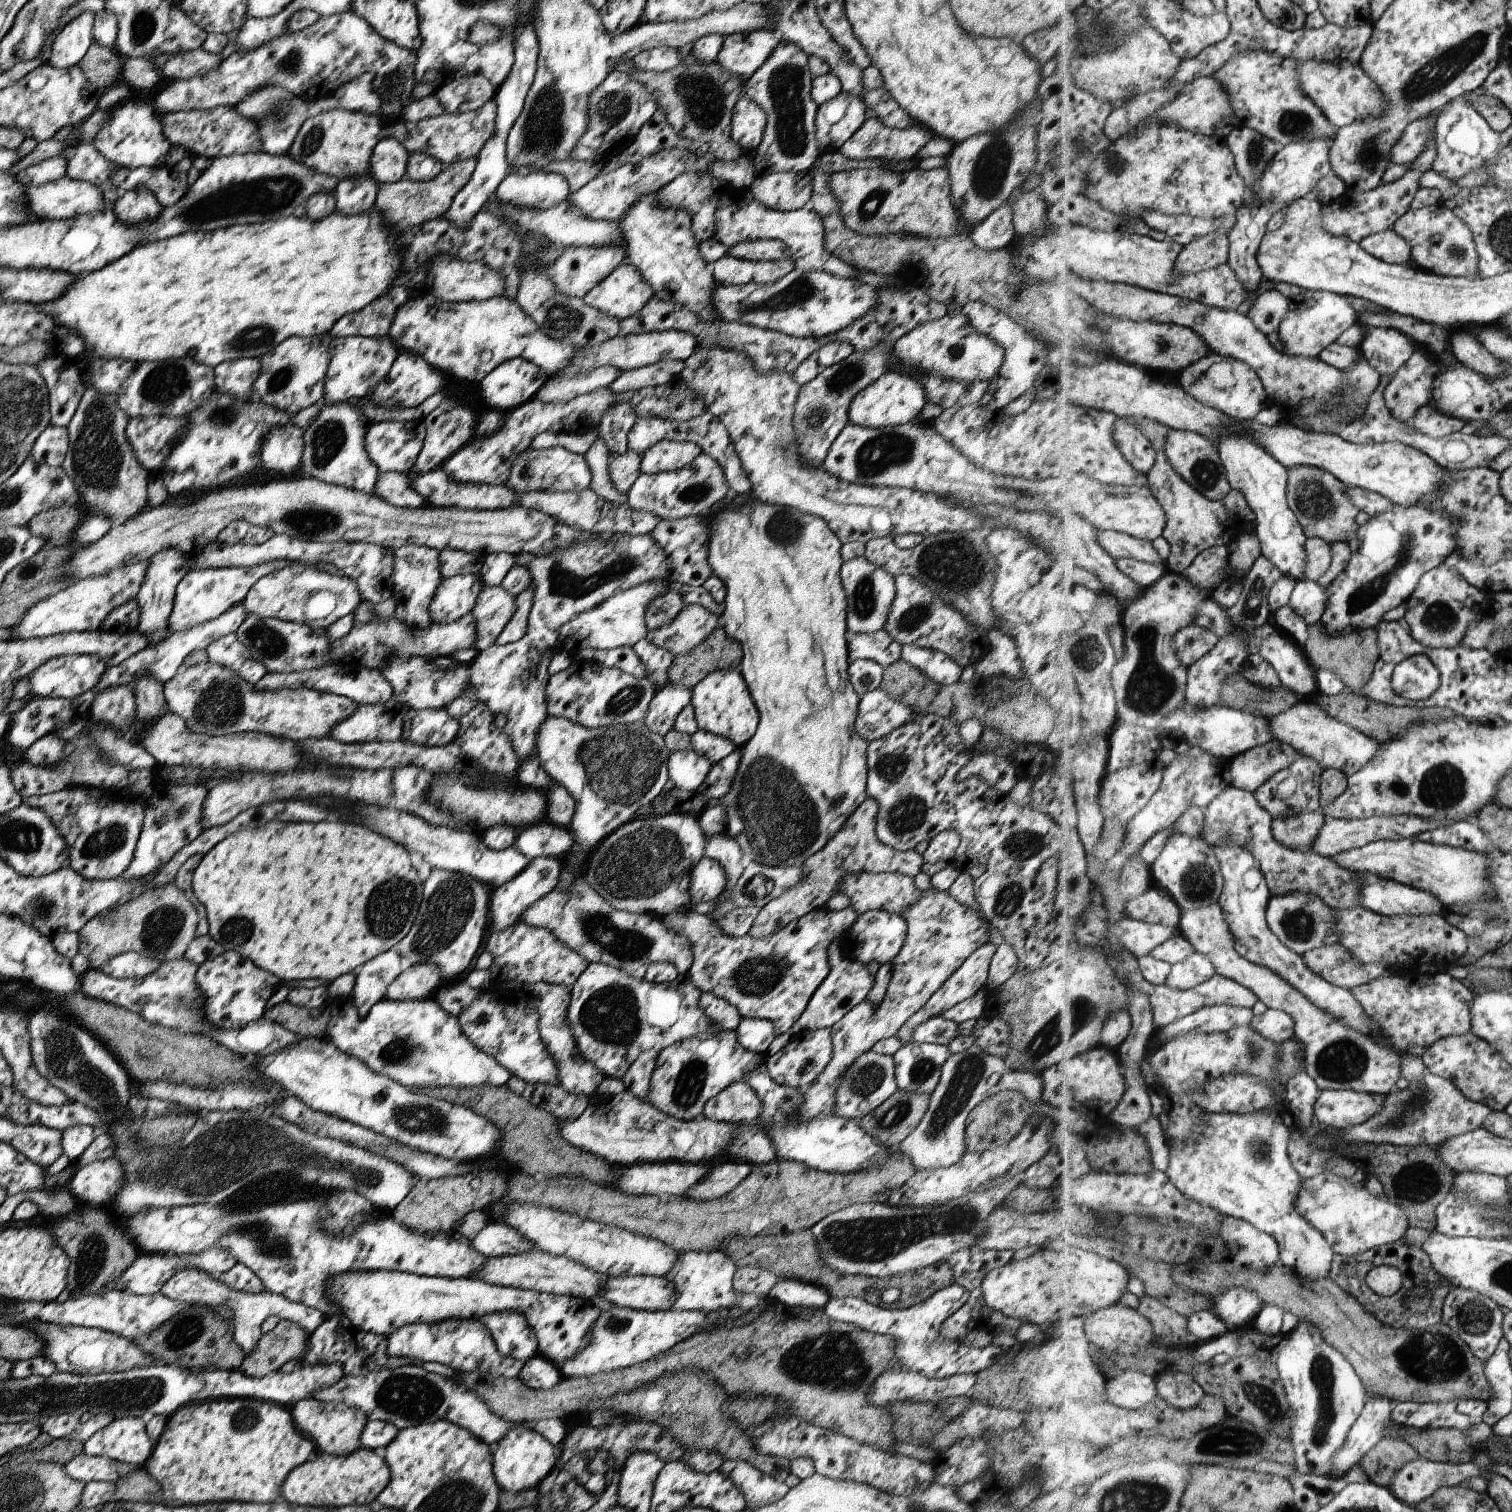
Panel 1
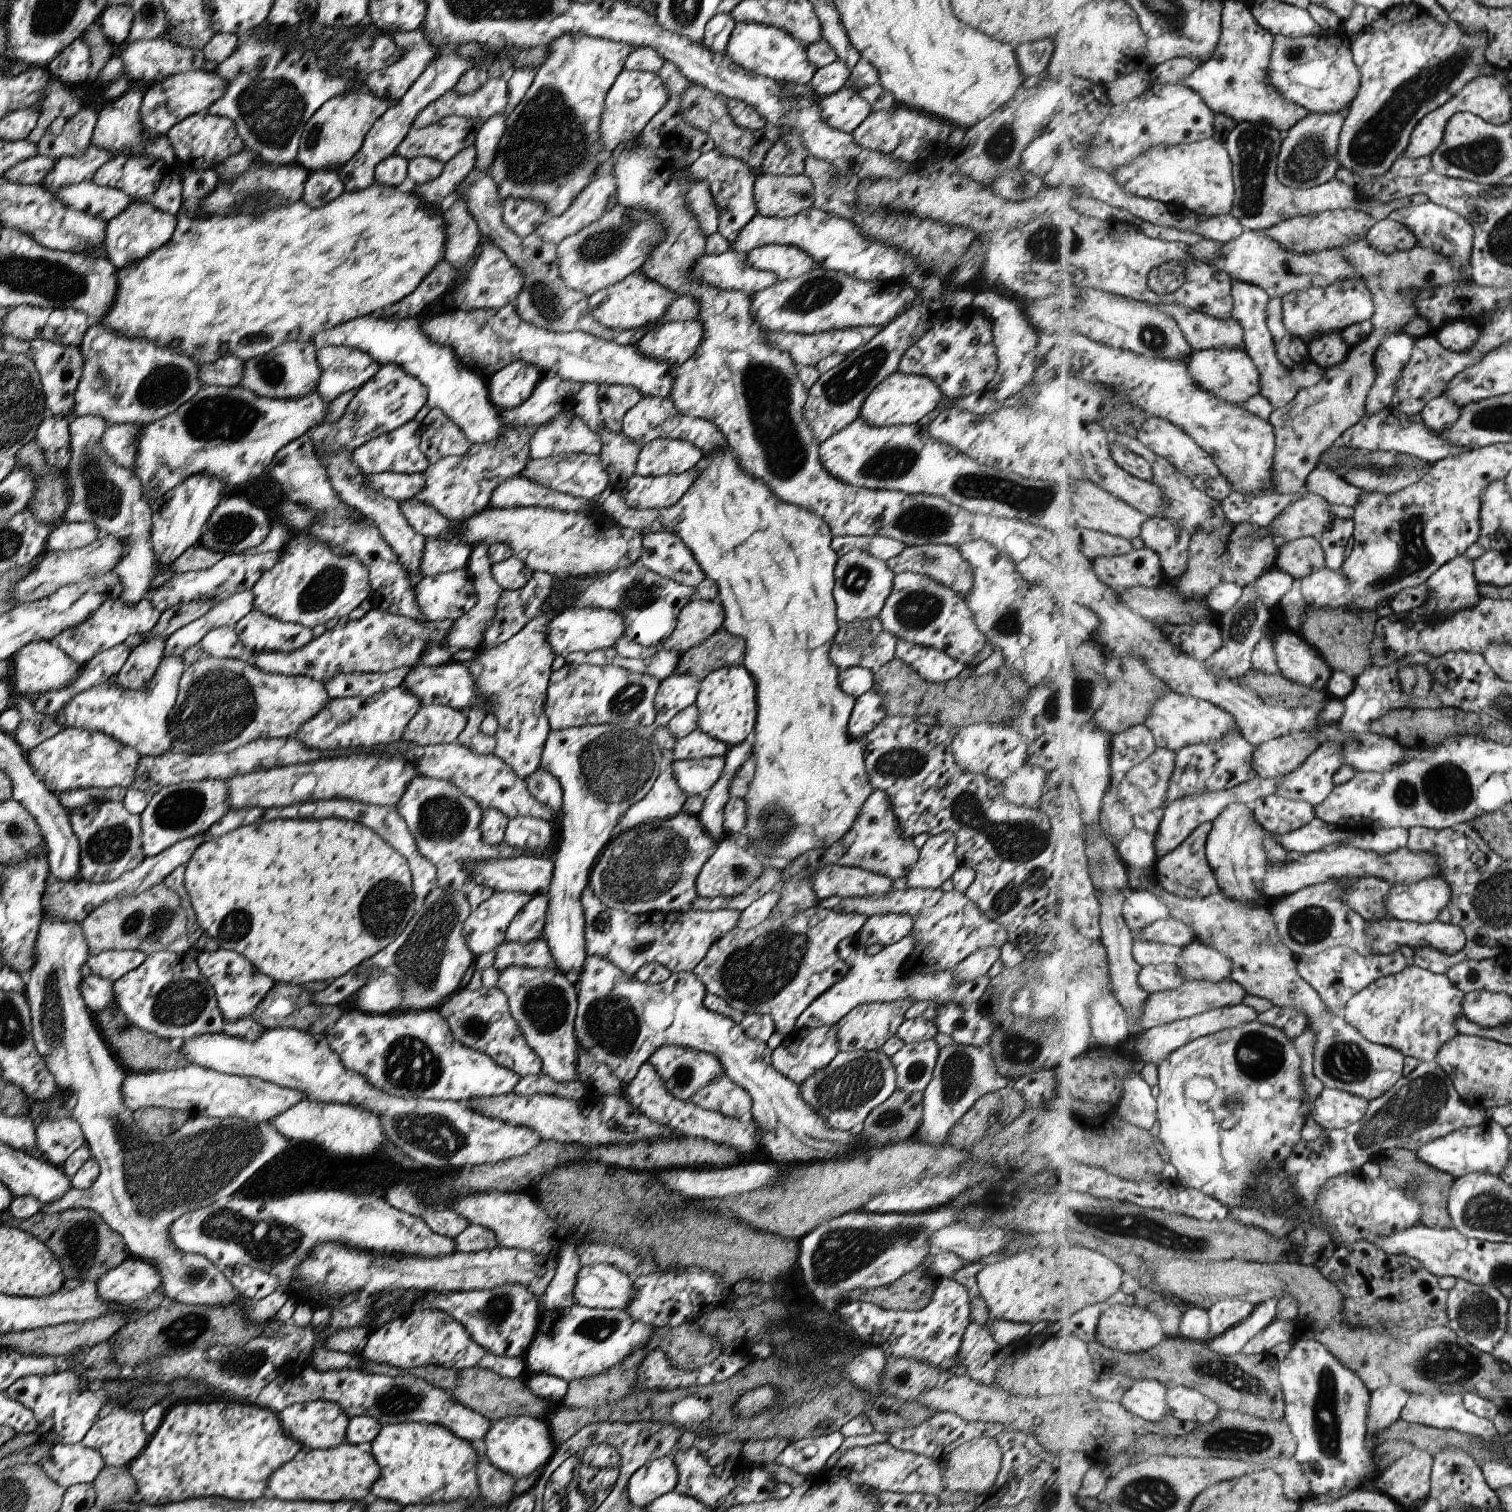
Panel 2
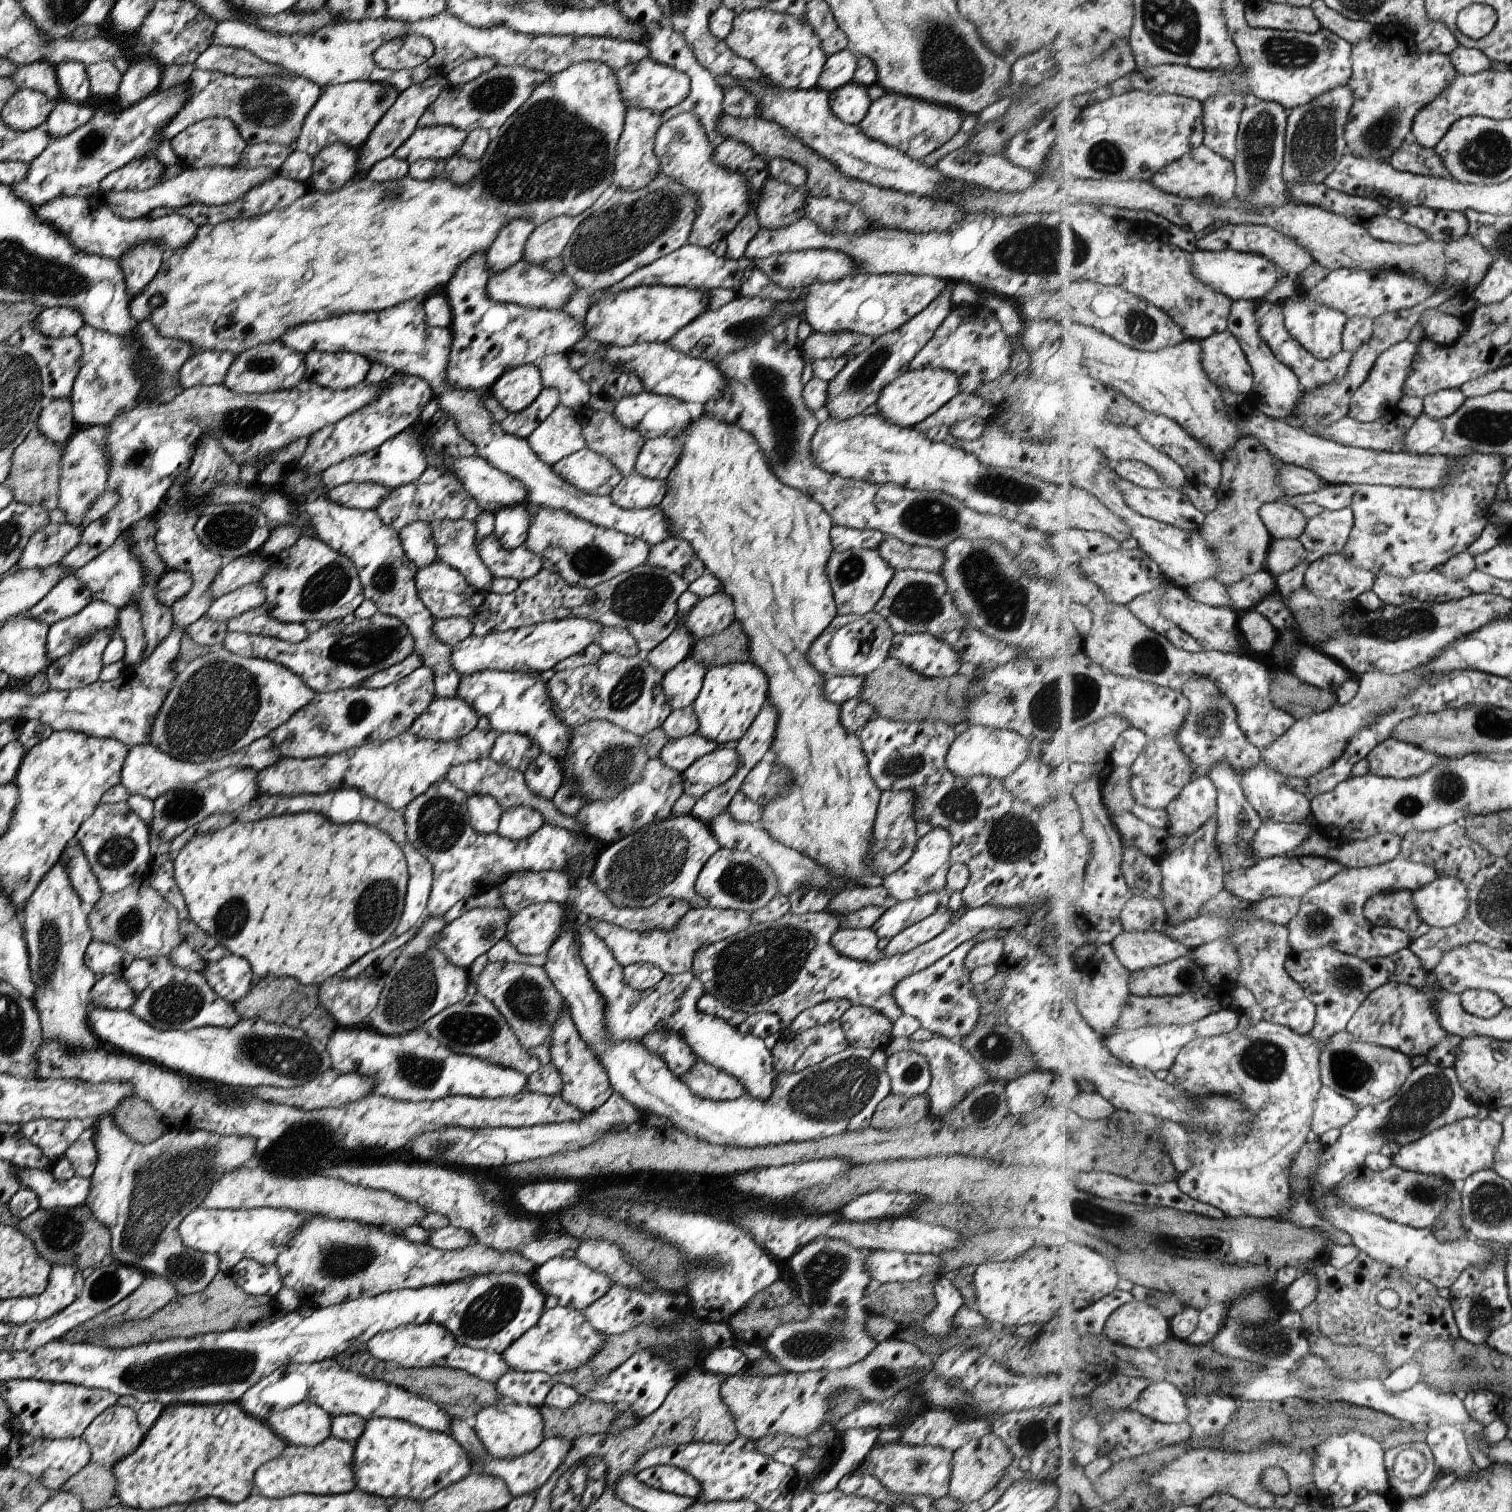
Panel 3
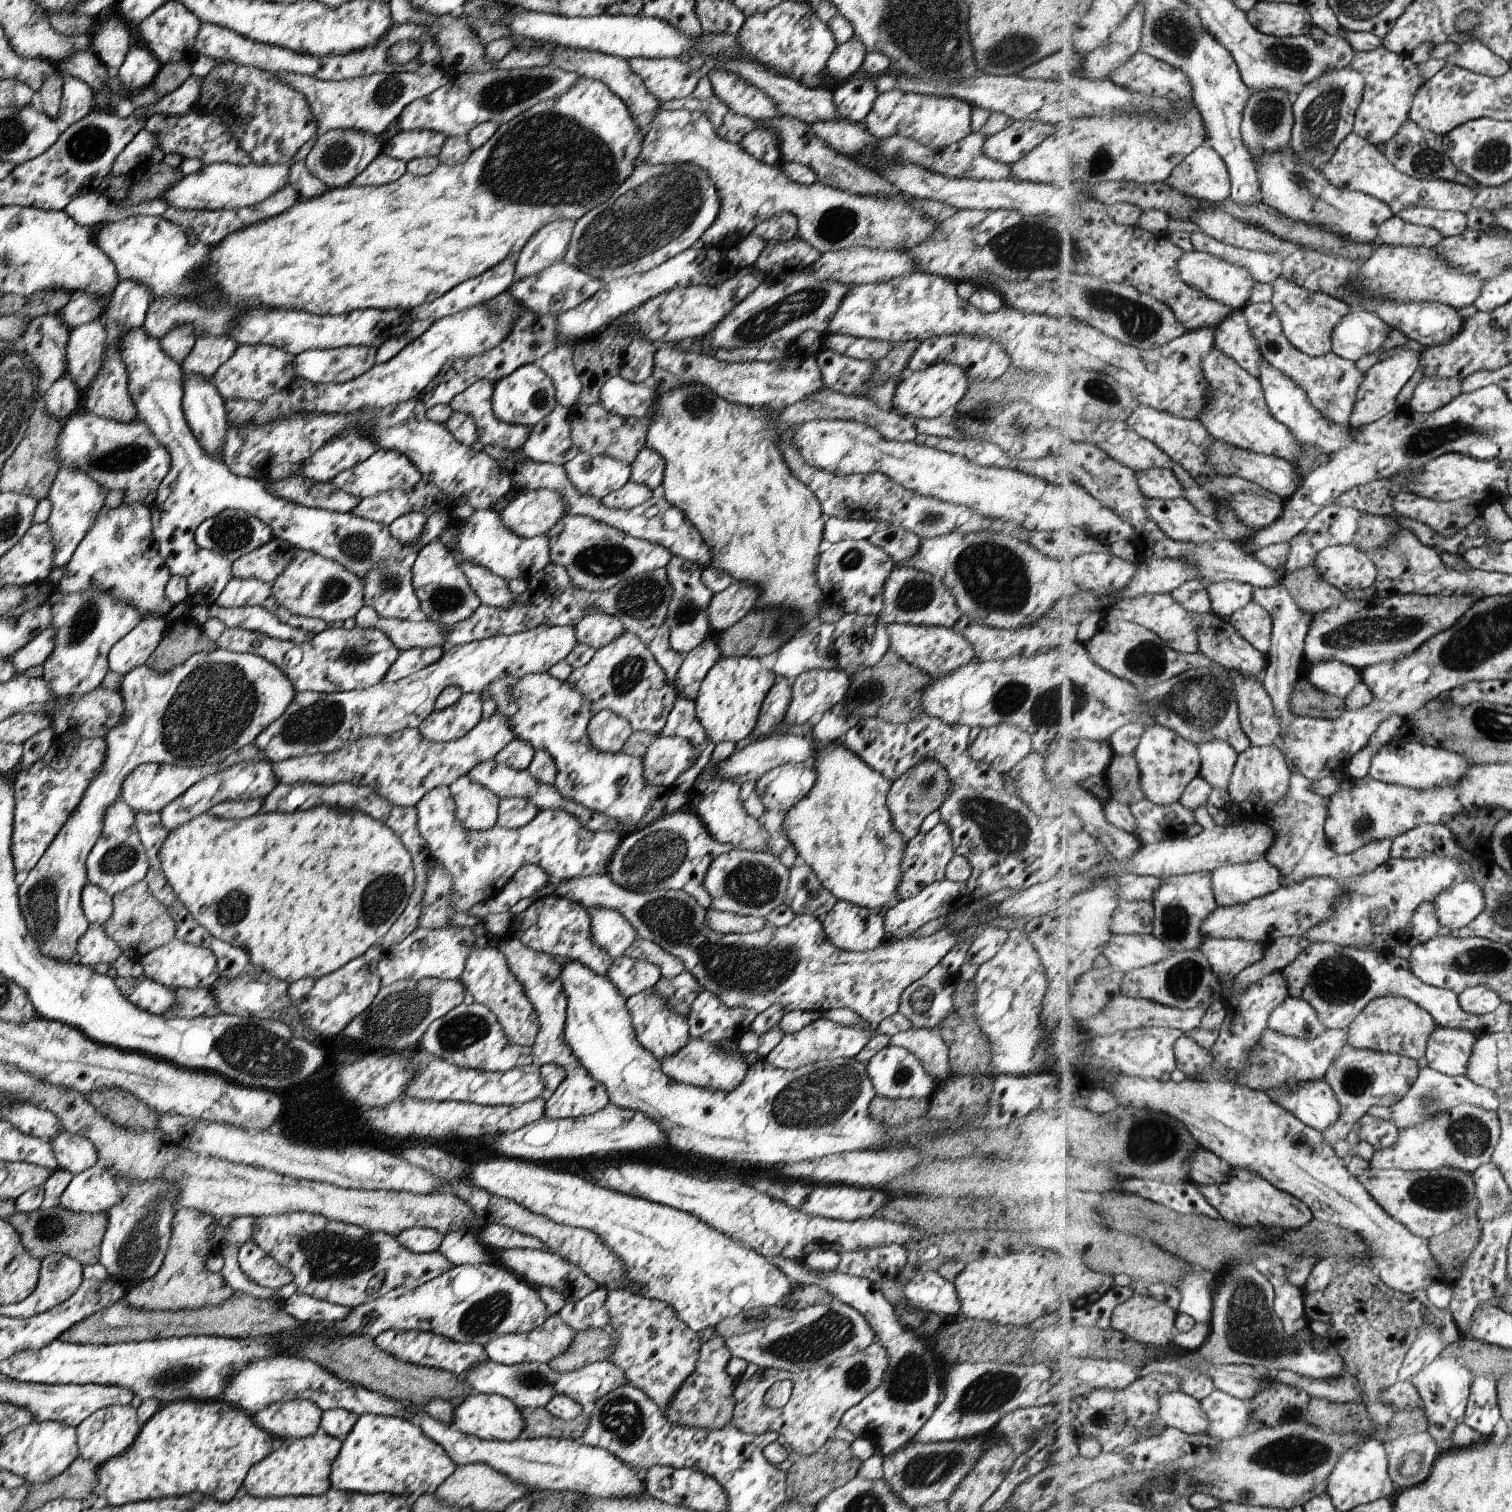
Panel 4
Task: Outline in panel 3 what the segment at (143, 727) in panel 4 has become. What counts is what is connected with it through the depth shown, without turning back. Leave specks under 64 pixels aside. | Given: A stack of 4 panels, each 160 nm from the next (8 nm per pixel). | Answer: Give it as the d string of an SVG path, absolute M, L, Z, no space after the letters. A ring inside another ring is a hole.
M127 603L117 610L118 626L117 634L124 640L124 655L122 659L126 666L126 672L131 673L135 666L142 660L142 650L146 640L140 623L142 612L137 605ZM222 646L188 661L175 675L172 687L157 711L150 731L149 744L175 757L192 763L217 760L227 753L251 744L260 736L273 732L293 713L307 705L315 696L301 678L284 666L255 657L240 657ZM57 861L39 881L37 888L27 899L21 914L23 940L28 954L28 967L34 984L32 1003L38 1014L40 1038L42 1042L55 1041L67 1053L81 1053L102 1046L88 1025L89 989L95 984L93 973L85 966L83 955L89 941L92 940L87 926L86 908L73 890L64 866Z

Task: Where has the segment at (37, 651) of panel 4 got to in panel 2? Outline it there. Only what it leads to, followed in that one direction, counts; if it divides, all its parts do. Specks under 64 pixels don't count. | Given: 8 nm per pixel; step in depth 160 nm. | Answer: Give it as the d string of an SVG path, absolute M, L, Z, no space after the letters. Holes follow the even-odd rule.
M147 596L141 597L134 605L127 604L121 597L108 598L81 624L62 630L53 640L55 644L80 665L86 663L94 654L112 646L123 647L128 636L145 635L157 622L159 611L150 604Z

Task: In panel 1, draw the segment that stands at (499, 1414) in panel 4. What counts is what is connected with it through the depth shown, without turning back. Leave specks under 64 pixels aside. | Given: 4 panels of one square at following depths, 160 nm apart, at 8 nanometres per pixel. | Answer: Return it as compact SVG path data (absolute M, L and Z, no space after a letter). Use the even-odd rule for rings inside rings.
M515 1426L505 1430L505 1436L491 1449L491 1466L496 1484L507 1492L521 1492L539 1486L539 1482L549 1474L558 1458L559 1449L547 1442L541 1434L525 1426Z

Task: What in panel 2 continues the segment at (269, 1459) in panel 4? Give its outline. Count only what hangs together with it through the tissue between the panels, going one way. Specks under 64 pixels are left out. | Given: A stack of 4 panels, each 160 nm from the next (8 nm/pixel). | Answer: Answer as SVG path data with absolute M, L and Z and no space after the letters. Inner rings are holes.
M343 1439L334 1449L305 1450L303 1460L291 1459L276 1468L266 1484L267 1494L282 1501L351 1501L362 1502L370 1492L371 1485L379 1478L380 1468L371 1454L369 1442L345 1444Z

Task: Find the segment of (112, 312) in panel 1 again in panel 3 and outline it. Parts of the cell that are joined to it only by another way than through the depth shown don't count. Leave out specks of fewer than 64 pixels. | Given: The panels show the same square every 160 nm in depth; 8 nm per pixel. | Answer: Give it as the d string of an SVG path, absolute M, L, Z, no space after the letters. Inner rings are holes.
M581 61L566 66L558 73L550 74L542 83L533 87L531 94L518 109L505 119L497 130L497 135L491 139L478 160L479 168L476 175L466 185L456 185L442 176L426 181L412 179L409 175L394 181L370 181L367 177L348 180L338 191L325 194L315 191L305 191L289 206L273 209L265 214L243 218L237 217L226 221L219 221L215 226L201 225L196 228L194 240L185 246L172 250L164 256L157 272L140 290L140 293L129 297L128 309L130 318L136 323L149 321L162 336L186 342L197 354L206 350L229 351L235 356L244 350L257 345L264 345L279 341L280 336L287 330L313 321L322 321L345 313L368 313L395 306L403 301L425 300L439 292L443 293L445 283L454 275L457 265L460 265L471 253L485 253L491 246L500 228L511 219L526 218L536 226L546 220L567 215L574 217L599 198L599 195L611 184L615 143L624 125L626 108L621 102L616 76L610 66L603 61Z

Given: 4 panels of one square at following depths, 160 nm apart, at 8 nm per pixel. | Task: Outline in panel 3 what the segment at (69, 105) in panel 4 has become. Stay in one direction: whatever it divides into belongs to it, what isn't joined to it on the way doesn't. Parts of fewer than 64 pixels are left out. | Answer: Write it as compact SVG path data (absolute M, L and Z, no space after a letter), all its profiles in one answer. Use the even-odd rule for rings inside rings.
M65 59L53 66L61 99L81 104L91 95L86 65Z

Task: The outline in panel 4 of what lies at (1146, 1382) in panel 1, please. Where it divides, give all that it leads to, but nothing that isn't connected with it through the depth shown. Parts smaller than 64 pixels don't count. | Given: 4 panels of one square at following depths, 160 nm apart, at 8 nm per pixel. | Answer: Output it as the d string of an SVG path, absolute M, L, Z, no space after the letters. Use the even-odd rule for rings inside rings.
M1172 1391L1158 1400L1158 1419L1166 1427L1175 1427L1186 1433L1204 1434L1208 1421L1199 1401L1185 1392Z

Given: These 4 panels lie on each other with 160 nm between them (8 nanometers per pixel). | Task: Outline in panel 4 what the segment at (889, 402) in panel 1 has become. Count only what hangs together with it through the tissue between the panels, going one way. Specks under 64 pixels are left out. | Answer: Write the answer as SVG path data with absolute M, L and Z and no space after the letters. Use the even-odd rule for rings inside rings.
M935 362L923 370L906 373L895 385L890 406L900 415L909 415L913 419L932 419L953 407L965 394L969 382L964 370L950 362Z

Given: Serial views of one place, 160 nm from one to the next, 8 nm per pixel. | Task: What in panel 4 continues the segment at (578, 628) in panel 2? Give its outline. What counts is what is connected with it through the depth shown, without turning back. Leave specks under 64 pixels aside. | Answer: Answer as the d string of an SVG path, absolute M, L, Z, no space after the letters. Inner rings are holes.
M539 625L510 635L443 648L440 657L431 665L390 683L381 680L361 690L336 693L295 693L283 714L264 728L253 743L262 752L263 760L272 764L291 757L332 753L369 735L388 737L403 729L417 729L434 709L435 699L445 687L453 685L463 693L480 694L490 682L506 676L518 679L531 673L547 673L576 644L571 625Z

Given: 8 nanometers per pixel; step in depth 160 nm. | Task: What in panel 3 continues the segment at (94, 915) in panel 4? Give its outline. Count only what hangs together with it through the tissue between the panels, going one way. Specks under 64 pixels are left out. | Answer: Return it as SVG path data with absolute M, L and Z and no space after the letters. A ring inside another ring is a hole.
M75 841L67 843L58 861L64 866L69 882L80 898L81 905L89 909L97 902L102 892L80 844Z

